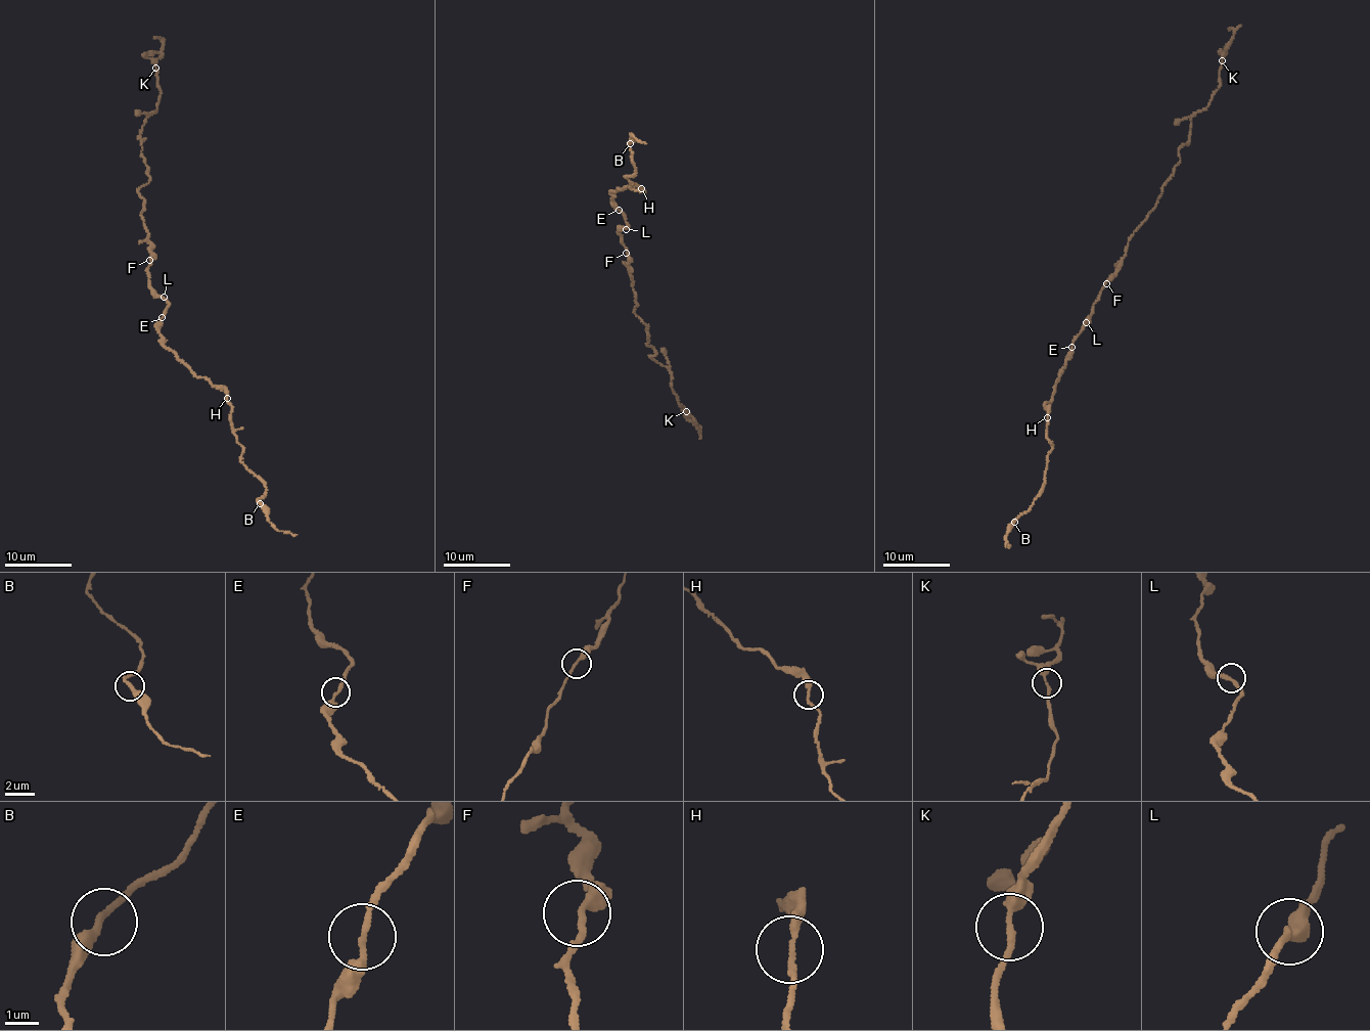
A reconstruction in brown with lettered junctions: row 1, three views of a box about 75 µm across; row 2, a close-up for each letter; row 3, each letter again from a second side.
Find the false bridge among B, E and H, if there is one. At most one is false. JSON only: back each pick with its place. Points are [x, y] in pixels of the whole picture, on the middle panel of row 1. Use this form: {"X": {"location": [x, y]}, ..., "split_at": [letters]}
{"split_at": []}

